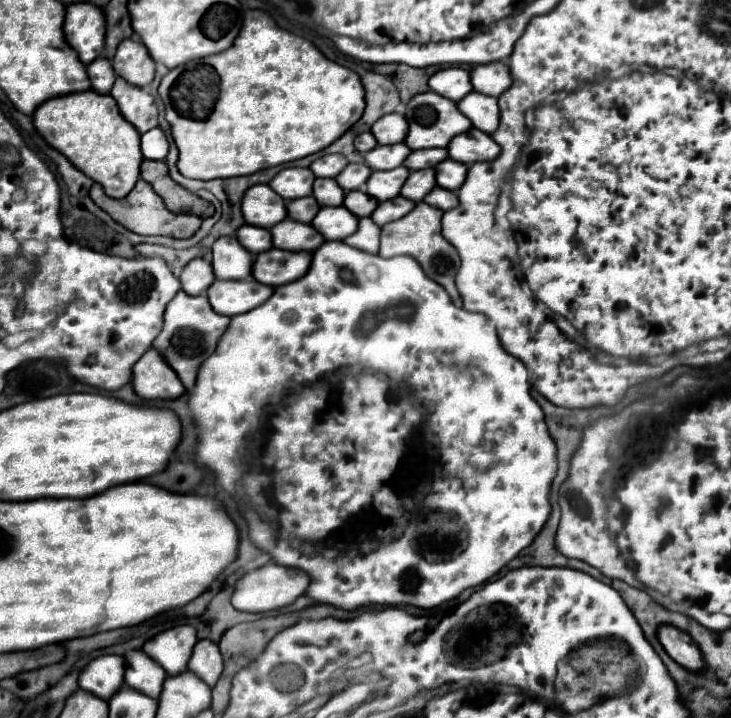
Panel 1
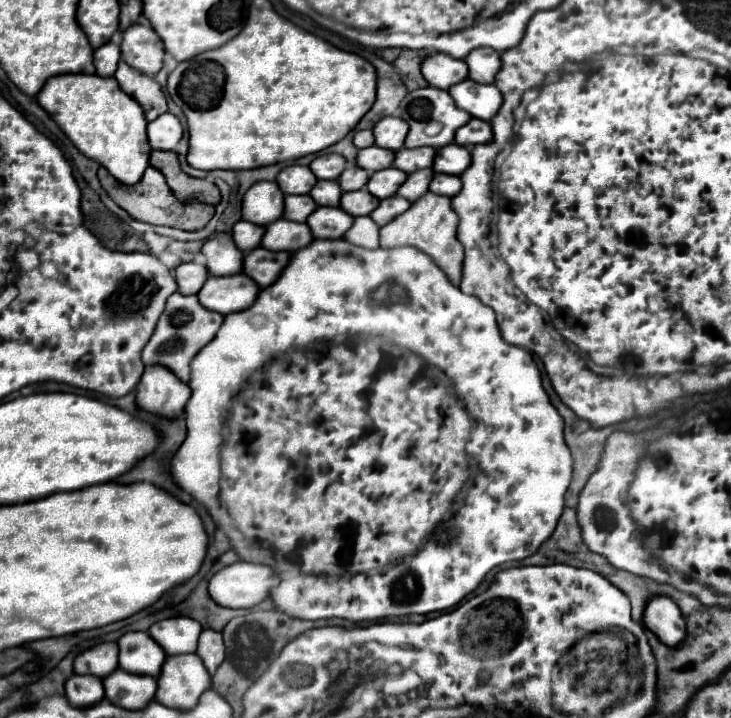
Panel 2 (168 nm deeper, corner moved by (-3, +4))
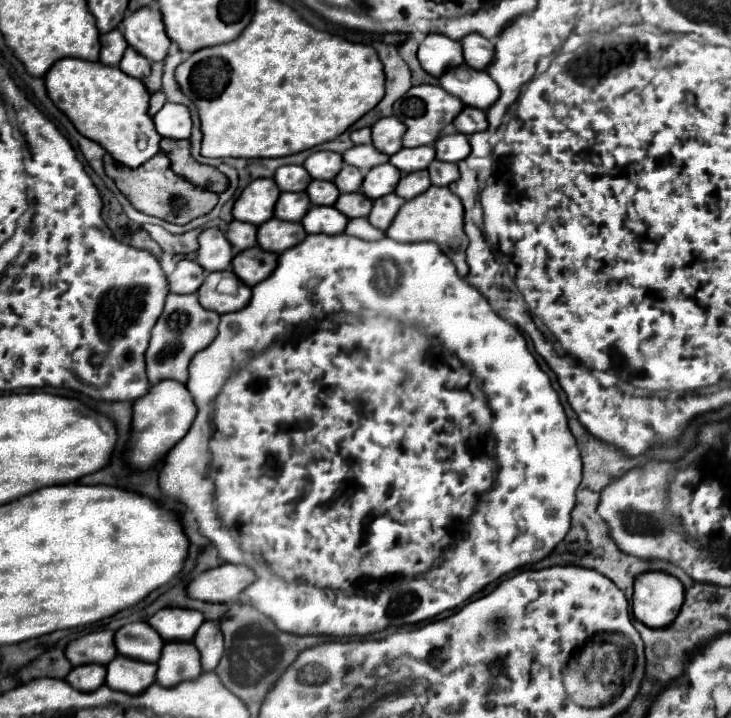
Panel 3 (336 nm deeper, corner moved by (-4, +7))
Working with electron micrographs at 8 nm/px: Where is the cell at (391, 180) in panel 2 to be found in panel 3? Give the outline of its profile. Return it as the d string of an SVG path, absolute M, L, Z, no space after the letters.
M381 164L367 172L363 180L363 192L365 196L371 196L371 200L377 200L385 194L395 192L399 180L401 180L401 172L393 164Z

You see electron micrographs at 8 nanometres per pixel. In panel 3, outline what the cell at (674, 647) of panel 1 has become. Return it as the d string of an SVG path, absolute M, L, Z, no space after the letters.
M647 572L637 578L633 594L633 616L649 628L673 624L683 604L681 582L663 572Z

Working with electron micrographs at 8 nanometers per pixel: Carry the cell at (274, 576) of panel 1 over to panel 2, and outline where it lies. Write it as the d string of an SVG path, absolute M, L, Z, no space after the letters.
M238 561L212 575L210 597L222 607L254 607L270 595L278 577L268 565Z

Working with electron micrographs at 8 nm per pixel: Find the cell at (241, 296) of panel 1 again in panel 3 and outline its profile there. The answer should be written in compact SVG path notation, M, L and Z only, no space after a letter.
M232 271L211 272L197 294L201 306L217 314L237 312L251 300L251 288Z

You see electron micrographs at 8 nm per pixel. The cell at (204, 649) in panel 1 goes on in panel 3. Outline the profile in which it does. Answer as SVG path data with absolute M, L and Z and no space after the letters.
M205 622L197 630L197 636L193 638L193 644L201 652L203 672L215 670L215 666L219 664L219 660L223 656L223 634L221 634L221 628L217 624L213 624L213 622Z

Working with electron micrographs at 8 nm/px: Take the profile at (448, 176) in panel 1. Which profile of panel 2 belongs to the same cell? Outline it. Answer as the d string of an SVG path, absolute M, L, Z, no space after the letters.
M456 143L438 149L434 159L436 173L462 175L468 169L468 165L470 165L470 151L466 147L456 147Z

